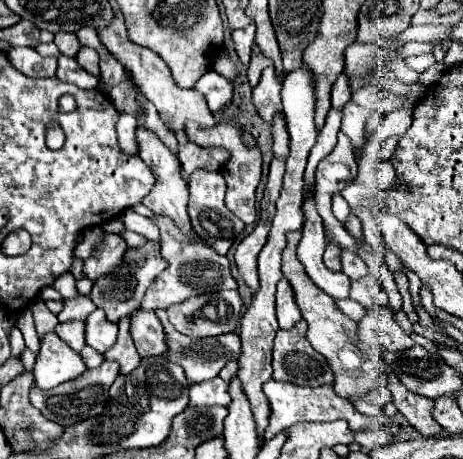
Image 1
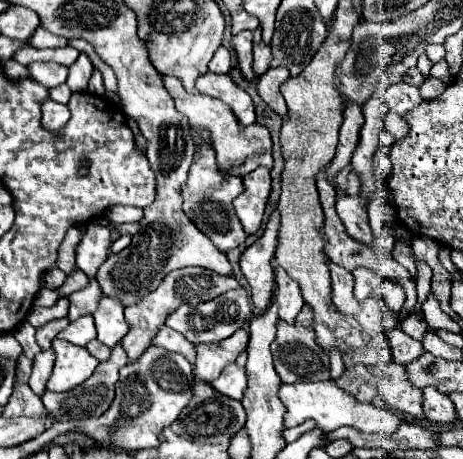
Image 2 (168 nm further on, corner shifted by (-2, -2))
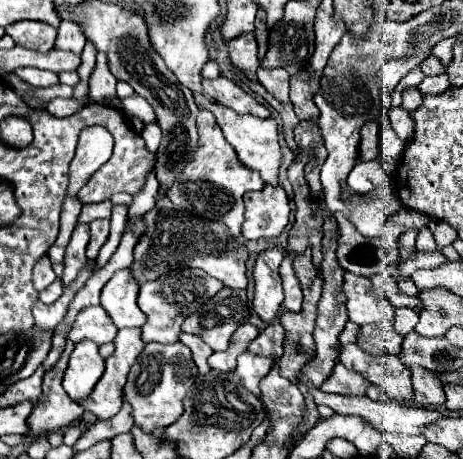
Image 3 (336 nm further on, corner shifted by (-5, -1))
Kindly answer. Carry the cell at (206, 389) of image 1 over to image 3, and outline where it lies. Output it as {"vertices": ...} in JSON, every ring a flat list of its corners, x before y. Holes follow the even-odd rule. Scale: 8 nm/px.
{"vertices":[[243,352,237,358,235,372,243,378,243,386,249,392,253,392,255,396,259,396,261,394,259,382,269,374,273,362,275,362,273,356,259,356,259,354,253,354,253,352]]}

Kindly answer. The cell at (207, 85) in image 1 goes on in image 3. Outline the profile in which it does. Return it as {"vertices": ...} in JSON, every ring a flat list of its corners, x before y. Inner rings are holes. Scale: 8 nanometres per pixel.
{"vertices":[[215,78,215,80,203,80,205,92,219,104,235,110,237,114,251,114,257,118,267,118,269,110,251,94,247,94,239,84,235,84,229,78]]}

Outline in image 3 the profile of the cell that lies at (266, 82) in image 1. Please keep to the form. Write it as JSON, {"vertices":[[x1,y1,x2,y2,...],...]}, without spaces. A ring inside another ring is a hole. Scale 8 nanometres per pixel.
{"vertices":[[259,68,257,72,259,82,265,86,265,90,275,96,281,102,289,102,289,74,283,68]]}

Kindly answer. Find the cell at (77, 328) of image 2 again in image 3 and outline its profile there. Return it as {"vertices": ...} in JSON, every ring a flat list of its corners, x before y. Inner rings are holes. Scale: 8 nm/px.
{"vertices":[[91,306,83,308,69,332,69,340,73,342,83,342,83,340,93,340,95,344,105,344,113,342,117,334,117,326,113,320,109,320,109,314,101,306]]}

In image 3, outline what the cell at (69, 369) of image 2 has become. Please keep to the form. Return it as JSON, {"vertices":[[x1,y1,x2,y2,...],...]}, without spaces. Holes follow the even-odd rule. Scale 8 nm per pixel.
{"vertices":[[89,340,79,342,69,358,69,366,63,376,63,388,73,400,85,400,91,396,103,372,105,360,101,358,97,344]]}

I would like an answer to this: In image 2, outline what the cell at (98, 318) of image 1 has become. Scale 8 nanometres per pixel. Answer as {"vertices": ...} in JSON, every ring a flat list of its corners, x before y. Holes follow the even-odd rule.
{"vertices":[[112,297,100,299,100,305,94,311,94,321,98,331,96,339,110,349,128,333,128,325,124,321,124,307]]}

